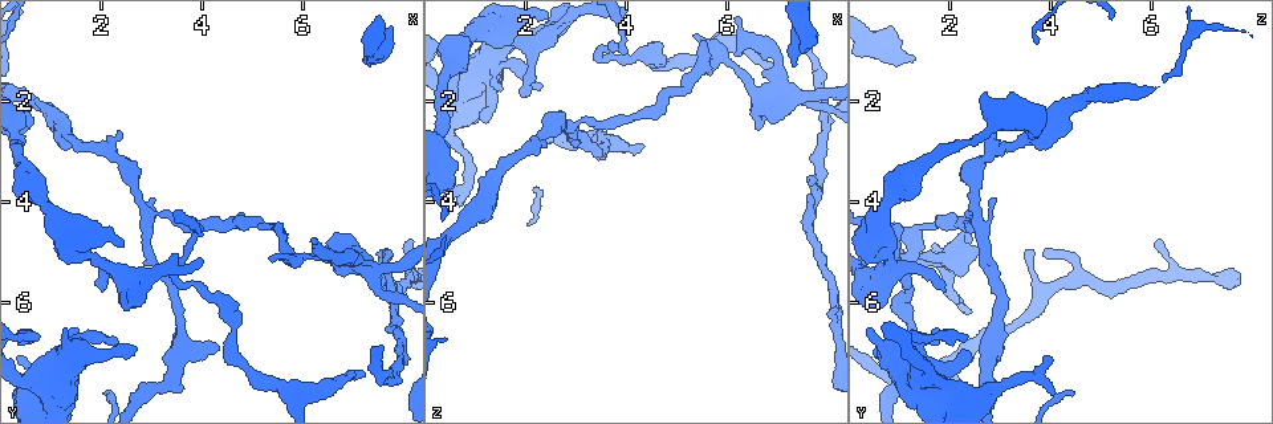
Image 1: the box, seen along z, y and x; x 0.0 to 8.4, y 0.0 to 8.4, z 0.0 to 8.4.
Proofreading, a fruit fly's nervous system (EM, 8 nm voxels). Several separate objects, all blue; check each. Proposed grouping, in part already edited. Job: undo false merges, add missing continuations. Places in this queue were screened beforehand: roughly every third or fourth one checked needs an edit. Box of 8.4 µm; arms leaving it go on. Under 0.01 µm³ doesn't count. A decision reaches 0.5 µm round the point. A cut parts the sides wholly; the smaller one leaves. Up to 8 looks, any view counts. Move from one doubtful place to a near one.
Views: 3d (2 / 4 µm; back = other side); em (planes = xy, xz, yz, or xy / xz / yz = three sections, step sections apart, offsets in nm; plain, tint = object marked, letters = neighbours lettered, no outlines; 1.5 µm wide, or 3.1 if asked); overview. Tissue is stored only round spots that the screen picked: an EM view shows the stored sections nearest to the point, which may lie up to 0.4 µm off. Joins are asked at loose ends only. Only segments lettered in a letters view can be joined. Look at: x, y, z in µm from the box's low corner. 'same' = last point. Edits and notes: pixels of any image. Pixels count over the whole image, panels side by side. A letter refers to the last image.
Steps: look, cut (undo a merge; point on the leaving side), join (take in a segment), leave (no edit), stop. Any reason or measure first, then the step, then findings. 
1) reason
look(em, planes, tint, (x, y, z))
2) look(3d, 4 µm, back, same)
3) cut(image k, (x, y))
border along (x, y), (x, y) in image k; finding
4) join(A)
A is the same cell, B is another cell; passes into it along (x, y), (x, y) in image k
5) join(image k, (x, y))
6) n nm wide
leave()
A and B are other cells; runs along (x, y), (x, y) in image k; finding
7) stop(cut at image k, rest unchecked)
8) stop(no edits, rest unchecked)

free end
look(em, xz, step 4, letters, (1.60, 6.50, 1.70))

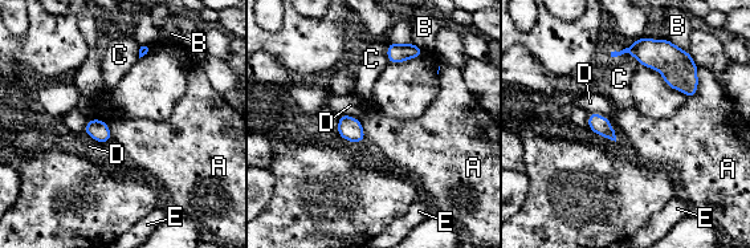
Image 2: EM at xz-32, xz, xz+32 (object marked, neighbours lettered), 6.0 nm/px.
another direction
look(em, planes, letters, same)

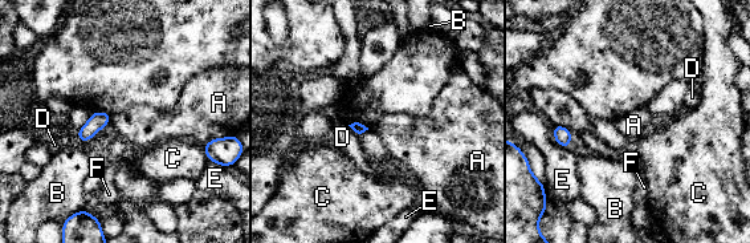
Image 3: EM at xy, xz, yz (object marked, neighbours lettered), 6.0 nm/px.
leave()
A, B, C, D, E and F are other cells; border along (111, 116), (109, 122) in image 3; no lettered segment goes on from it

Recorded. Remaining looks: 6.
arms part here
look(3d, 4 µm, (5.80, 5.10, 1.15))

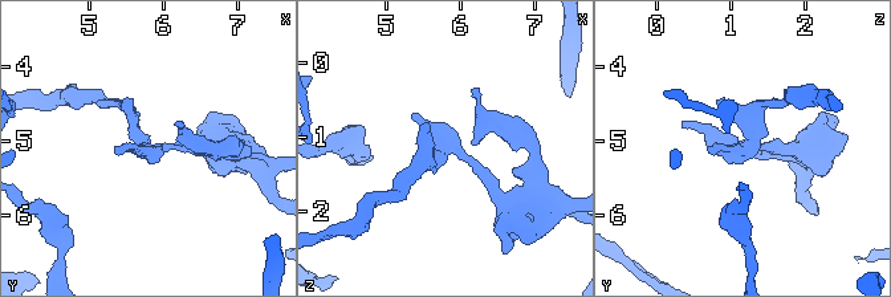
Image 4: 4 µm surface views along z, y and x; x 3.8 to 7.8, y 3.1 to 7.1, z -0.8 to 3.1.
shape alone is not enough
look(em, planes, letters, (5.75, 5.10, 1.15))

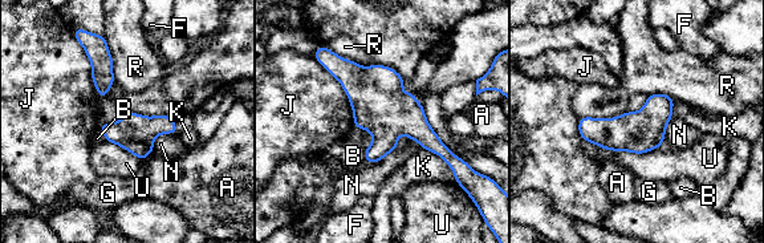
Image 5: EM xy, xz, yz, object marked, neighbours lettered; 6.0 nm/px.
leave()
A, B, F, G, J, K, N, R and U are other cells; runs along (332, 64), (452, 161) in image 5; continuous, no second neuron

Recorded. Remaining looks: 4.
branch stops here
look(3d, 2 µm, (0.65, 7.80, 4.00))

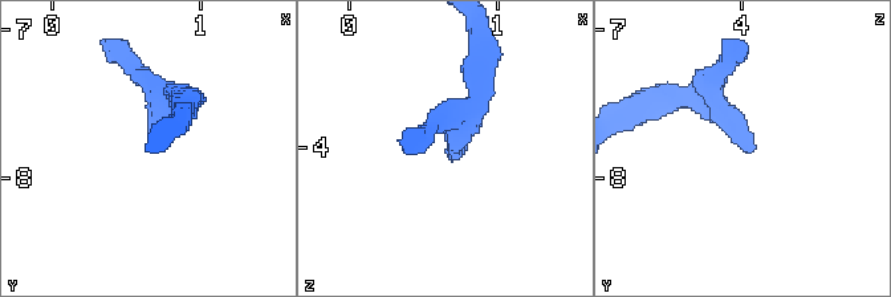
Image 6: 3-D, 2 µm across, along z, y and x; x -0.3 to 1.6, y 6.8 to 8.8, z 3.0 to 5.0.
shape alone is not enough
look(em, planes, letters, (0.68, 7.80, 4.06))

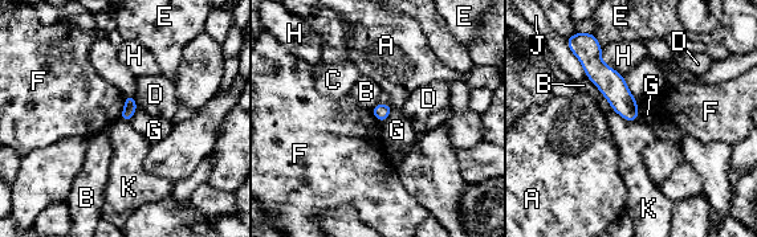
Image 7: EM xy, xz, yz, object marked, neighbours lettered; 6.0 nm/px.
B touches over 280 nm
leave()
A, B, C, D, E, F, G, H, J and K are other cells; border along (125, 97), (119, 118) in image 7; none of them fits

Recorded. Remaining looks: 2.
stop(no edits, rest unchecked)

